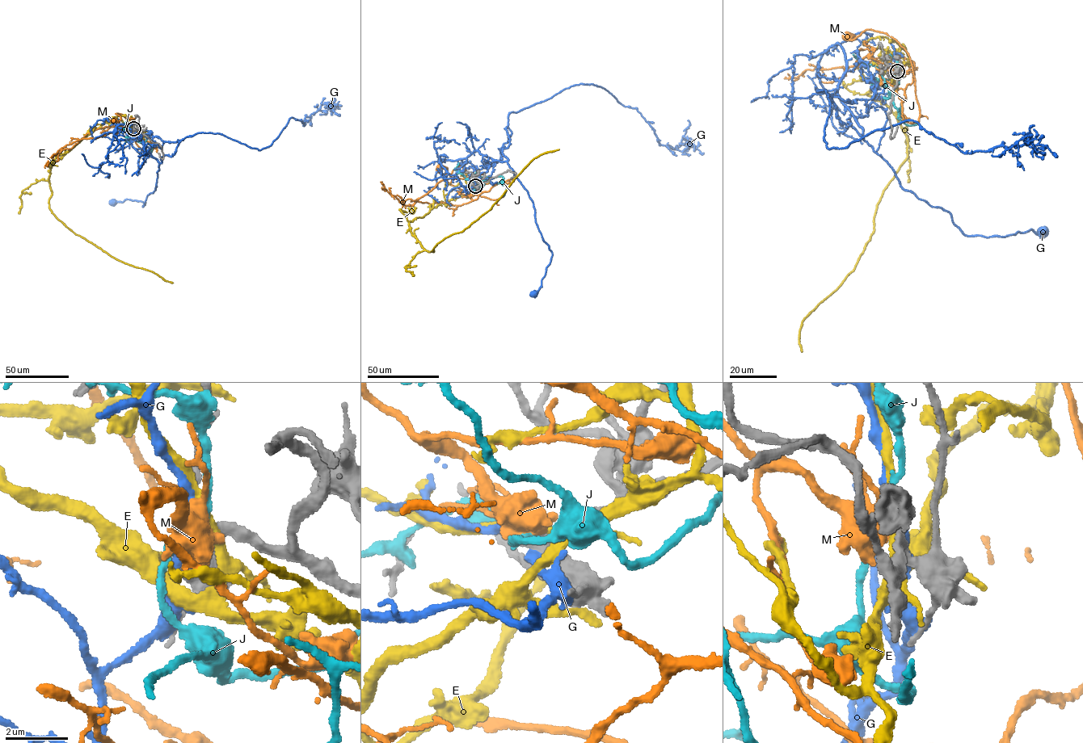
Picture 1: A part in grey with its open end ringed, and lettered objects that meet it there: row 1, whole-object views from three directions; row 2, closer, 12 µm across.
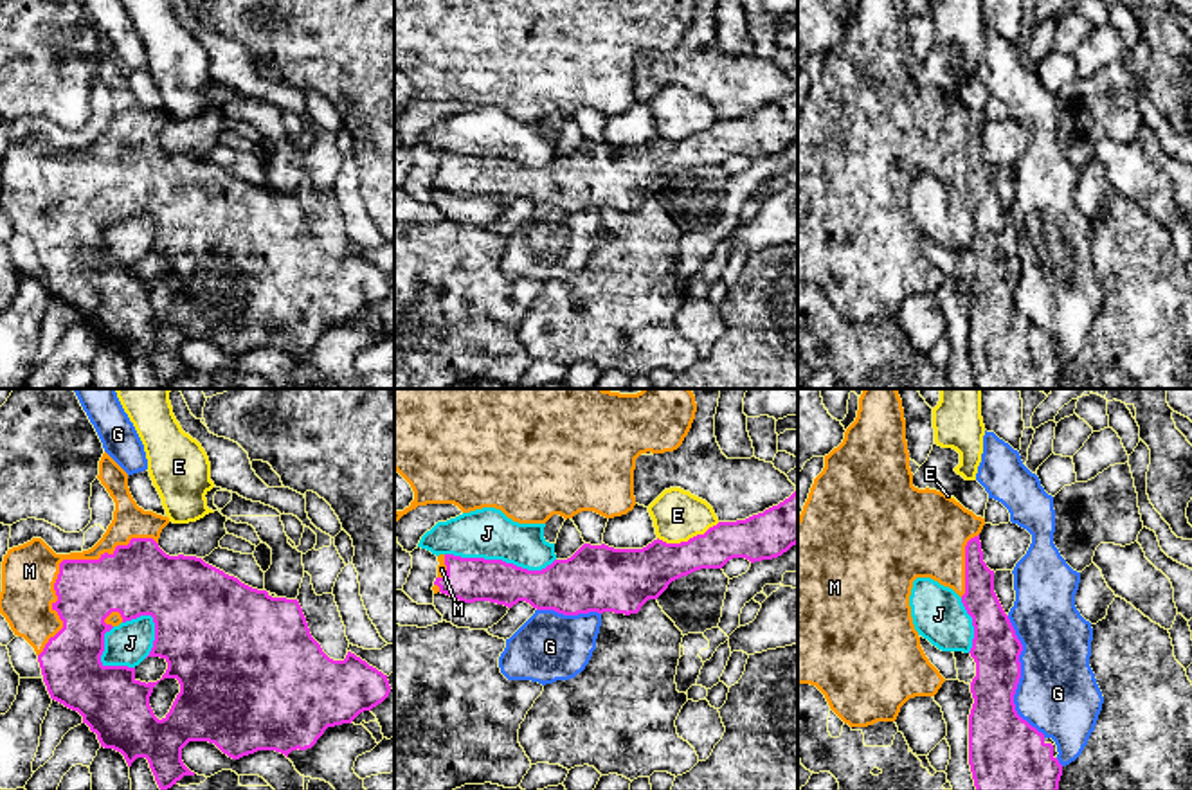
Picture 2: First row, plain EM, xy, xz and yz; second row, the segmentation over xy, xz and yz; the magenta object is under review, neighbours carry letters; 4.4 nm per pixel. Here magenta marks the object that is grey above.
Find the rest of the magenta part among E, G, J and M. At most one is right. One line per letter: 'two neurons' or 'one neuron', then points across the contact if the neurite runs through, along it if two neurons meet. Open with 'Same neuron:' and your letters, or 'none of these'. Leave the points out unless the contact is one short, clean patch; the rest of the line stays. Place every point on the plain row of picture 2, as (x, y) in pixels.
Same neuron: M
E: two neurons
G: two neurons
J: two neurons
M: one neuron

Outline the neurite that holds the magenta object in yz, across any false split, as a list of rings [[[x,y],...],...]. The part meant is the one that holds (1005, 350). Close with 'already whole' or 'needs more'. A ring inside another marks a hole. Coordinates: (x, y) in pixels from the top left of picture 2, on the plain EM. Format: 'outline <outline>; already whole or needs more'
outline [[[859,0],[843,40],[825,52],[825,65],[814,76],[798,115],[798,281],[816,283],[850,324],[895,319],[909,295],[935,293],[945,275],[926,254],[909,203],[913,178],[931,175],[953,185],[972,214],[969,250],[976,274],[971,279],[969,362],[976,389],[1057,389],[1062,362],[1053,353],[1053,342],[1016,308],[1023,241],[994,189],[994,167],[983,158],[983,122],[985,115],[945,90],[913,83],[902,0]]]; needs more

